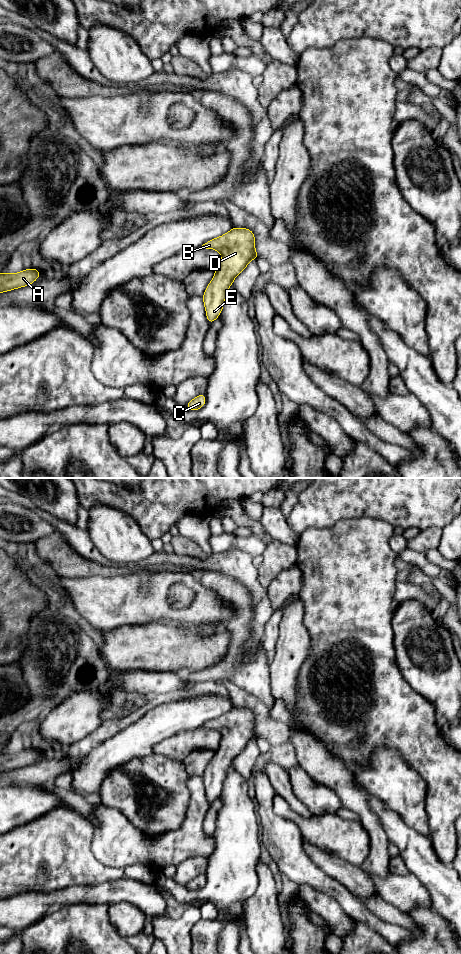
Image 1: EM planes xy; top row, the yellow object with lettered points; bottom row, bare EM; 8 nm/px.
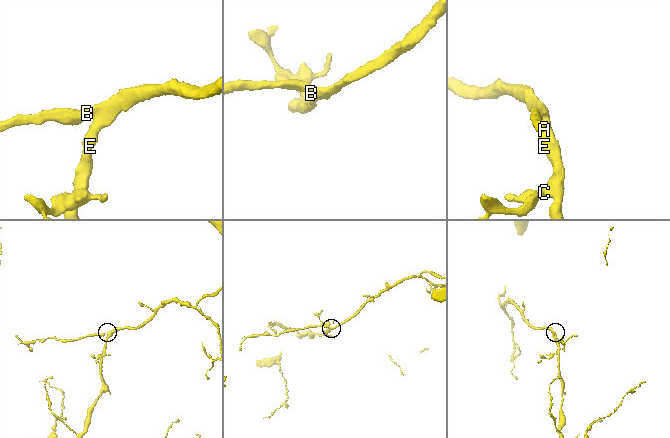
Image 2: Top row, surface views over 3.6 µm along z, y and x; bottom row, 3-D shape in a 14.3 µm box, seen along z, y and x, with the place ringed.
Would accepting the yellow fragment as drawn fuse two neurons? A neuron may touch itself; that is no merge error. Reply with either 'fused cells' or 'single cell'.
single cell

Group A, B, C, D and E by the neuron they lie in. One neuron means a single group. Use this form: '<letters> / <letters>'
A B C D E

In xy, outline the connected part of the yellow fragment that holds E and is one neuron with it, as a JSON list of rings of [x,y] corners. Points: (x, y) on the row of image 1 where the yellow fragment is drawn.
[[[235,226],[229,232],[202,245],[202,248],[218,251],[222,257],[202,296],[210,325],[220,316],[228,289],[235,278],[246,269],[250,261],[259,258],[255,245],[252,230]]]

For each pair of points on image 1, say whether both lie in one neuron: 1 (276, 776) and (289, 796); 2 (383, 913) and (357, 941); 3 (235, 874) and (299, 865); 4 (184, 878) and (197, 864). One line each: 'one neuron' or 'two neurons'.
1: one neuron
2: two neurons
3: two neurons
4: one neuron

